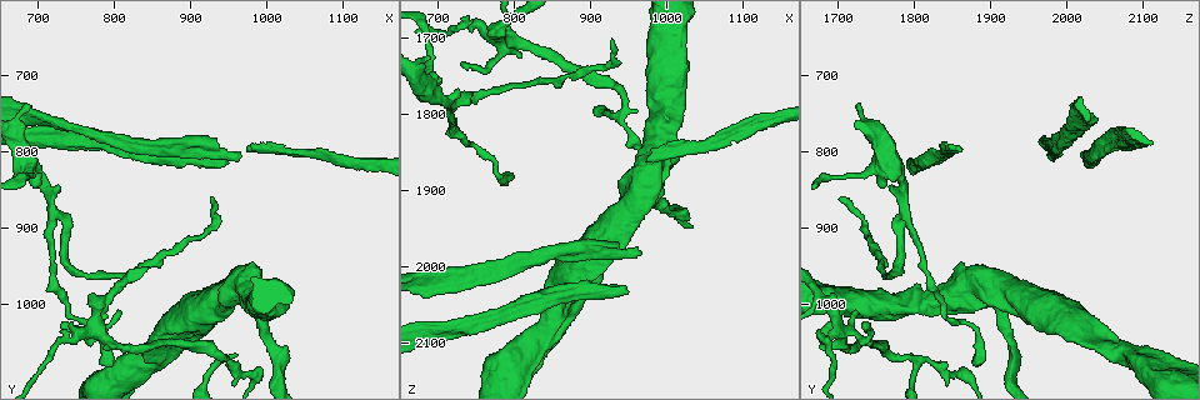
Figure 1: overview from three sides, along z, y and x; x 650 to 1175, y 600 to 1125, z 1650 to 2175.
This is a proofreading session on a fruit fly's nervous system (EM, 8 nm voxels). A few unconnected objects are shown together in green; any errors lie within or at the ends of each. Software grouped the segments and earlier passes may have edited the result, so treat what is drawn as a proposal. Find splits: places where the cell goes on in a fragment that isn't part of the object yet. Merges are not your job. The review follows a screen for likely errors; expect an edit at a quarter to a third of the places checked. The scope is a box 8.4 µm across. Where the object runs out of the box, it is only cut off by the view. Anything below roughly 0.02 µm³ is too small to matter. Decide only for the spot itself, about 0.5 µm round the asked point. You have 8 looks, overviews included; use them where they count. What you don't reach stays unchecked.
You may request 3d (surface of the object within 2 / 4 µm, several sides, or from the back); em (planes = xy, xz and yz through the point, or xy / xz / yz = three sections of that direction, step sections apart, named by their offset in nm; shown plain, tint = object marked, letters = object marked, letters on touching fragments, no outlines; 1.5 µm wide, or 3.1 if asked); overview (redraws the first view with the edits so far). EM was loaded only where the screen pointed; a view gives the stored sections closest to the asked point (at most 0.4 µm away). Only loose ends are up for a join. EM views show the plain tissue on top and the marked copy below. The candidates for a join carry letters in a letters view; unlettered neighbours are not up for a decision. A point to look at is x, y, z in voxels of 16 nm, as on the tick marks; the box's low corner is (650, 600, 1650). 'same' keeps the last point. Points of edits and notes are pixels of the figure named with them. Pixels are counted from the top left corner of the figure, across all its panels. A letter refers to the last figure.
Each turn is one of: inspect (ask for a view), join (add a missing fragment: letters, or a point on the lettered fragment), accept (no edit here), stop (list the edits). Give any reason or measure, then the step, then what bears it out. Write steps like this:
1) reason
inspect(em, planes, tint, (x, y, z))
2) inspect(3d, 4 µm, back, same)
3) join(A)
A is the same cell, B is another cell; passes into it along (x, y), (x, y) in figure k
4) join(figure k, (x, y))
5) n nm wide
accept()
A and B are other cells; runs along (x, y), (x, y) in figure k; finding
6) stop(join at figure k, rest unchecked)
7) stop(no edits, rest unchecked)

inspect(em, planes, letters, (690, 735, 1725))

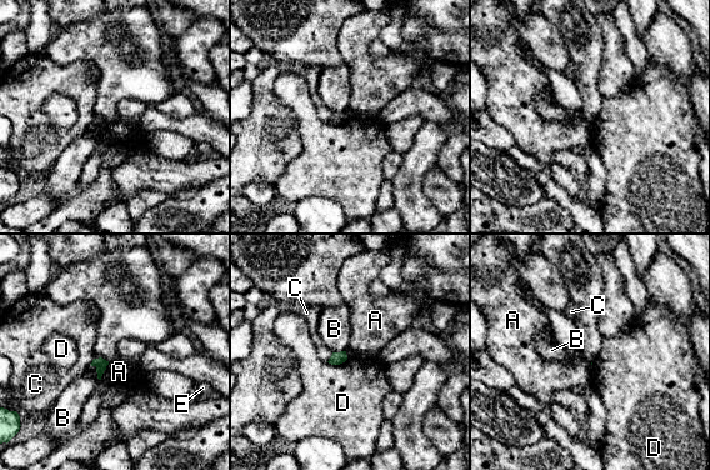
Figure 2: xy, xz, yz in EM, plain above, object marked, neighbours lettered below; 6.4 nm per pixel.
accept()
A, B, C, D and E are other cells; border along (90, 364), (95, 368), (99, 380) in figure 2; none of them fits

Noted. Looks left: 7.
tapers out
inspect(em, planes, letters, (735, 1035, 1735))

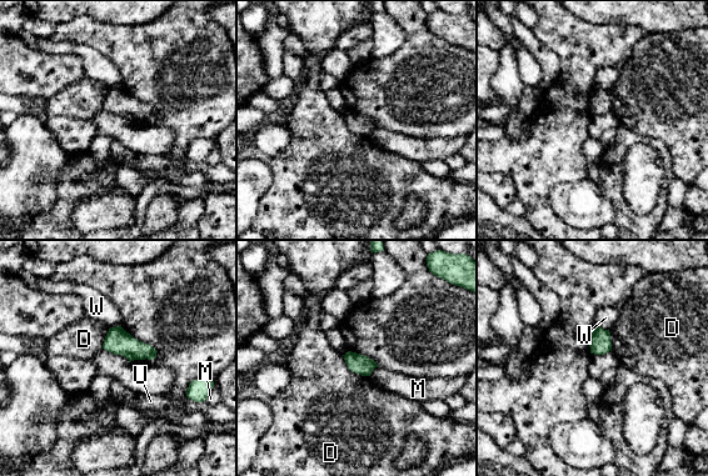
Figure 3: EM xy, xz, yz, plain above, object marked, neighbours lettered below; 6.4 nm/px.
130 nm wide
accept()
D, M, U and W are other cells; border along (342, 355), (350, 370), (369, 376) in figure 3; none of them fits

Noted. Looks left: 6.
inspect(3d, 4 µm, (975, 800, 1860))

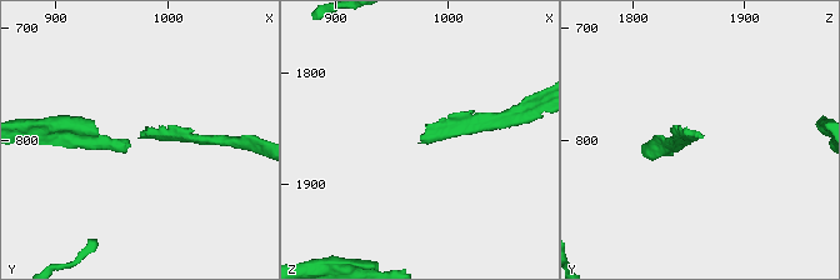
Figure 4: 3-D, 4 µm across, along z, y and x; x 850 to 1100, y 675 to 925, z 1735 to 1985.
inspect(em, xy, step 4, tint, (974, 800, 1862))

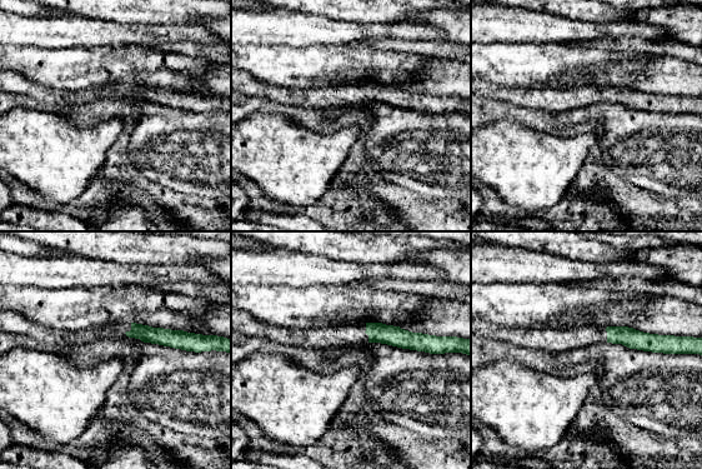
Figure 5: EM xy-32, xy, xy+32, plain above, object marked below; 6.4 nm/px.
inspect(em, planes, letters, same)

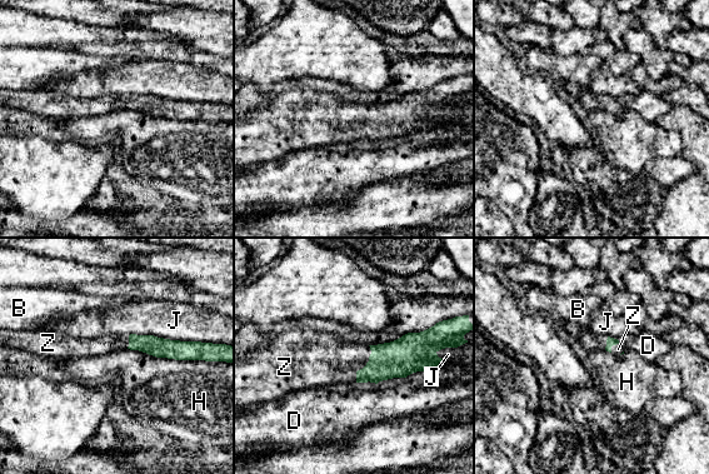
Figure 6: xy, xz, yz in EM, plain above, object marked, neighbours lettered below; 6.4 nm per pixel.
H touches over 460 nm
join(Z)
Z is the same cell, B, D, H and J are other cells; passes into it along (403, 357), (367, 364), (328, 365) in figure 6; it goes on there

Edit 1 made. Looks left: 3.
stop(join at figure 6, rest unchecked)

